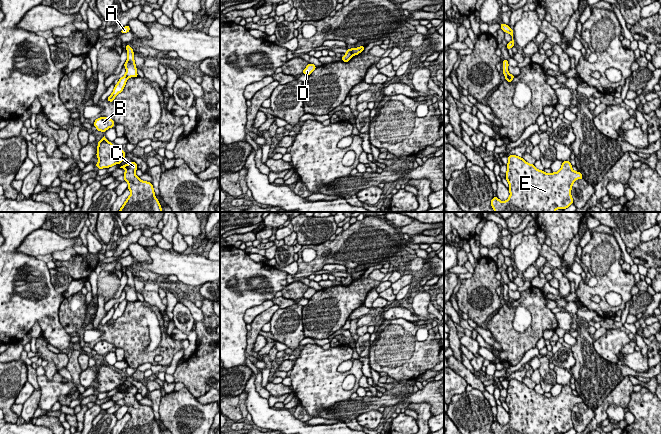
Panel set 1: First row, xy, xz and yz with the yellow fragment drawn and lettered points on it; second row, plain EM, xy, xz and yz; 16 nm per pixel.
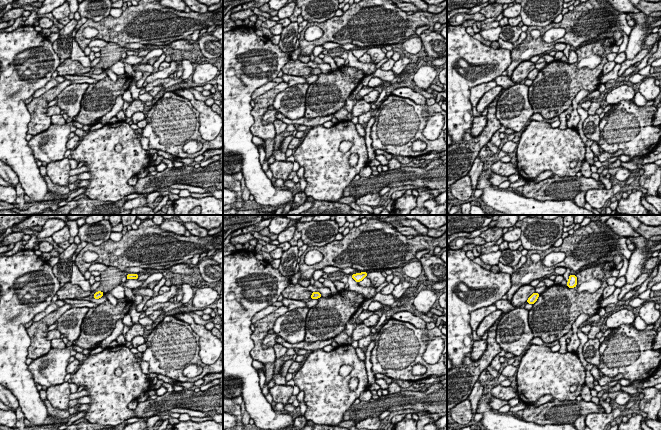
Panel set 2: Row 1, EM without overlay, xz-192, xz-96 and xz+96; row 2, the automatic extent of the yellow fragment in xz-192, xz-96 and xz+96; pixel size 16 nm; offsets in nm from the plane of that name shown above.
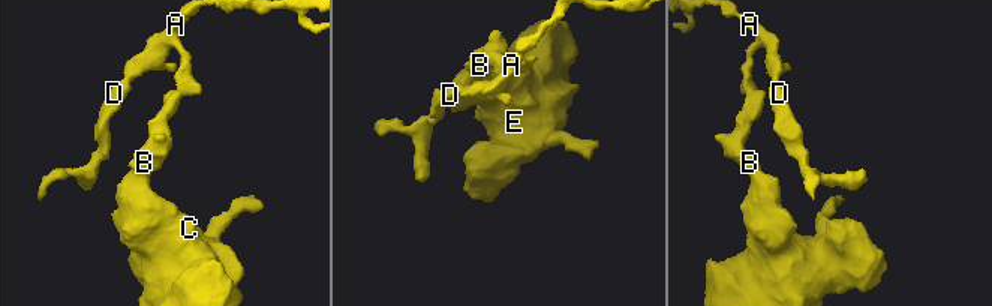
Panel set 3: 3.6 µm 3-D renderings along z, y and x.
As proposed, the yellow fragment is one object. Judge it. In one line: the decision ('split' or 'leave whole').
split

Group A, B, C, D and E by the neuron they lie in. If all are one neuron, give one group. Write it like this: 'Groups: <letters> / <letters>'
Groups: A D / B C E

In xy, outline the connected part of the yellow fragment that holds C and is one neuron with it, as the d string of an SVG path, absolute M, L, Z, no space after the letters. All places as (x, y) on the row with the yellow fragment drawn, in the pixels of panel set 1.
M131 162L120 168L125 169L124 181L128 182L131 194L119 212L162 212L159 201L155 197L152 183L142 181L135 174L137 163Z

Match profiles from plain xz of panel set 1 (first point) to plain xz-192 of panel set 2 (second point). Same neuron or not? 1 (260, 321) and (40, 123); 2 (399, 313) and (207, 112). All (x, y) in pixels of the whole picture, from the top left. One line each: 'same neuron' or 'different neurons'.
1: same neuron
2: same neuron

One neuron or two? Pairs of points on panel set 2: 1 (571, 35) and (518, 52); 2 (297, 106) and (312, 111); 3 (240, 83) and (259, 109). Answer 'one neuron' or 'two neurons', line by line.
1: one neuron
2: two neurons
3: two neurons

